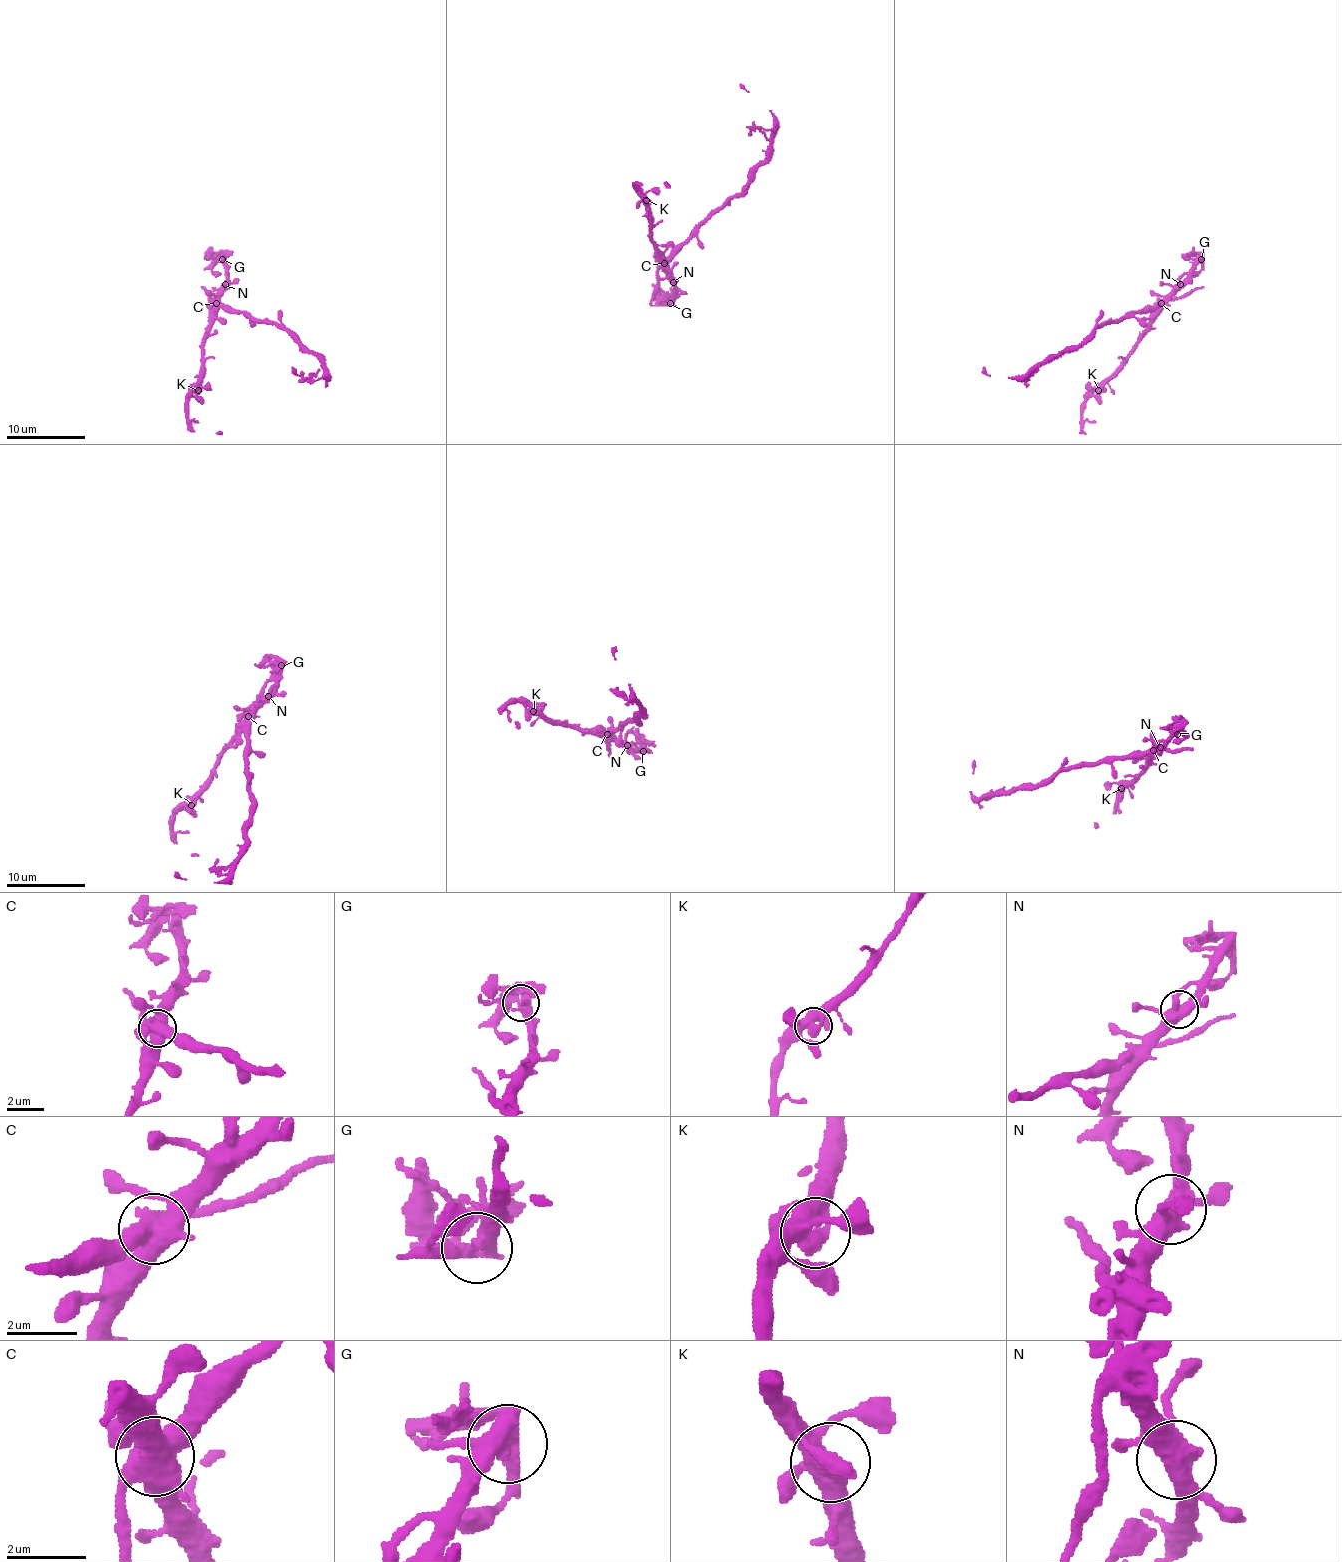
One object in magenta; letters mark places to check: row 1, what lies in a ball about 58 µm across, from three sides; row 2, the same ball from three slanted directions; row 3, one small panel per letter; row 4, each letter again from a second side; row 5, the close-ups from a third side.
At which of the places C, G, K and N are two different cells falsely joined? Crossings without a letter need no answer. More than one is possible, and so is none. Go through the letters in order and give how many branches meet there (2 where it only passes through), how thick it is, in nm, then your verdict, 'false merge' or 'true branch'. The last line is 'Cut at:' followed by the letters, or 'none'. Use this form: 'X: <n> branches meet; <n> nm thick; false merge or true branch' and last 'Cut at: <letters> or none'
C: 6 branches meet; 650 nm thick; false merge
G: 5 branches meet; 460 nm thick; false merge
K: 5 branches meet; 420 nm thick; true branch
N: 5 branches meet; 500 nm thick; true branch
Cut at: C, G

